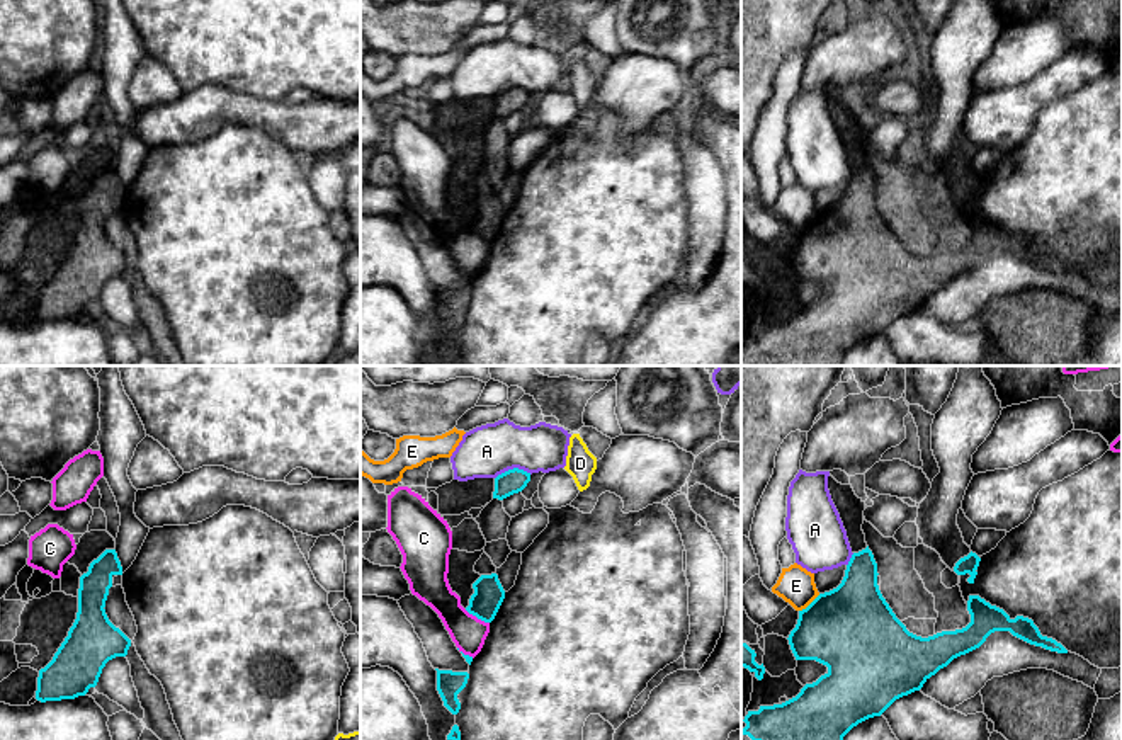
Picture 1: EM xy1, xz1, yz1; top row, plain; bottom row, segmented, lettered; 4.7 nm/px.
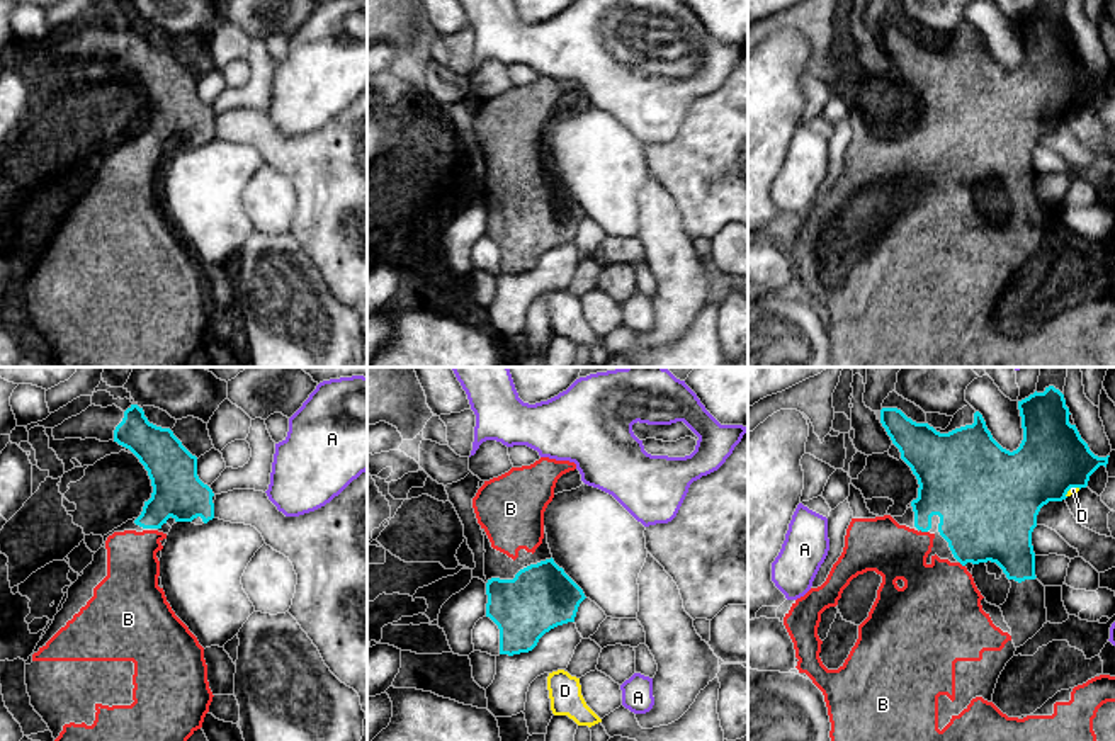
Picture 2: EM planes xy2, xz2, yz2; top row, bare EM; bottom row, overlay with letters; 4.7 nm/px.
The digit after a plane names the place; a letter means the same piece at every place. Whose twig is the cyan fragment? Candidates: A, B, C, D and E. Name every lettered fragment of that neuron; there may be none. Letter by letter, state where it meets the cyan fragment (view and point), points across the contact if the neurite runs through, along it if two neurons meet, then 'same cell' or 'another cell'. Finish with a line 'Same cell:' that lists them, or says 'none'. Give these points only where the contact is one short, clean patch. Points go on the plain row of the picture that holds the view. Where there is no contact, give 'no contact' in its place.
A: xz1 (514, 87) | along xz1 (531, 92), (521, 87), (509, 87), (495, 97) | another cell
B: yz2 (923, 150) | across yz2 (974, 136), (933, 130), (923, 150), (910, 164), (879, 164) | same cell
C: xz1 (476, 235) | along xz1 (464, 228), (488, 242) | another cell
D: yz2 (1071, 106) | along yz2 (1080, 107), (1071, 107), (1066, 116) | another cell
E: yz1 (811, 222) | along yz1 (820, 213), (799, 230) | another cell
Same cell: B

